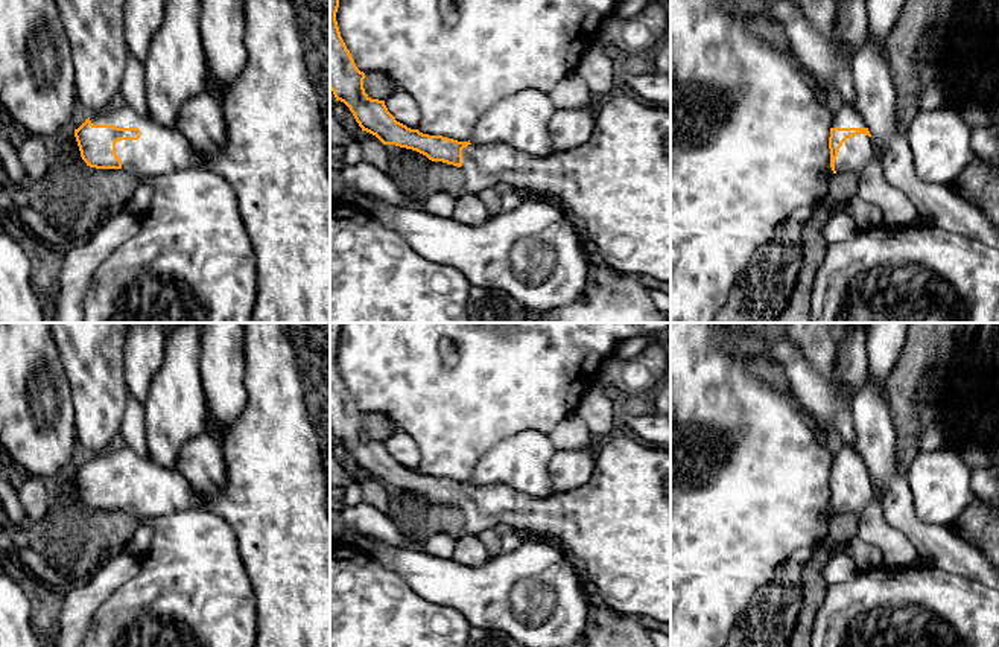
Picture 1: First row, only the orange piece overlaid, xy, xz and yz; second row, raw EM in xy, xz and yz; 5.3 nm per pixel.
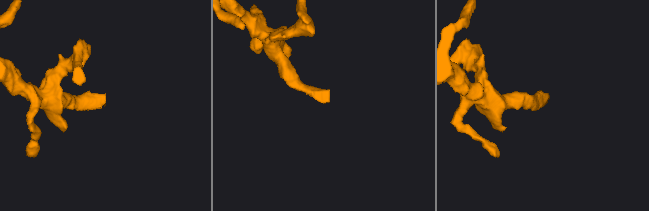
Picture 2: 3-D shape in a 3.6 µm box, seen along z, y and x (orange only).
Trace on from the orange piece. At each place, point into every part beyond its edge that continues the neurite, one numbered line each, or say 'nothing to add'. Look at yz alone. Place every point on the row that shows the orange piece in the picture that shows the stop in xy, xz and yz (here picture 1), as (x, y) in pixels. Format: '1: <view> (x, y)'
1: yz (858, 154)

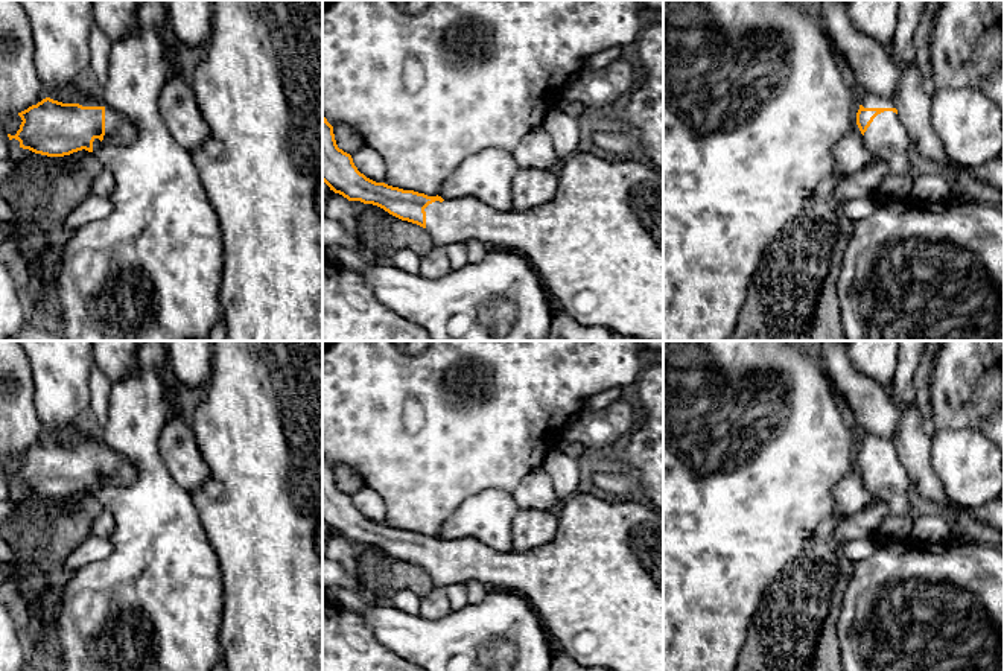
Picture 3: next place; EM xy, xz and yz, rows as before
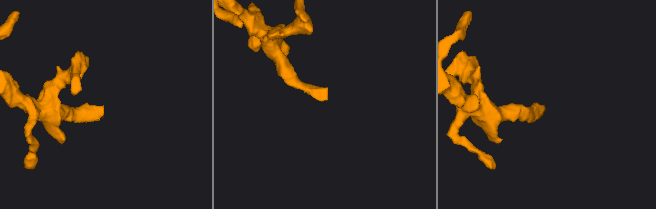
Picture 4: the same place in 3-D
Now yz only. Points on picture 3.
1: yz (886, 137)

